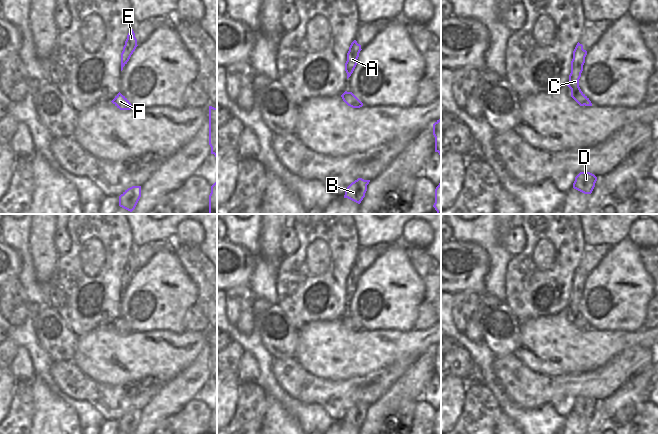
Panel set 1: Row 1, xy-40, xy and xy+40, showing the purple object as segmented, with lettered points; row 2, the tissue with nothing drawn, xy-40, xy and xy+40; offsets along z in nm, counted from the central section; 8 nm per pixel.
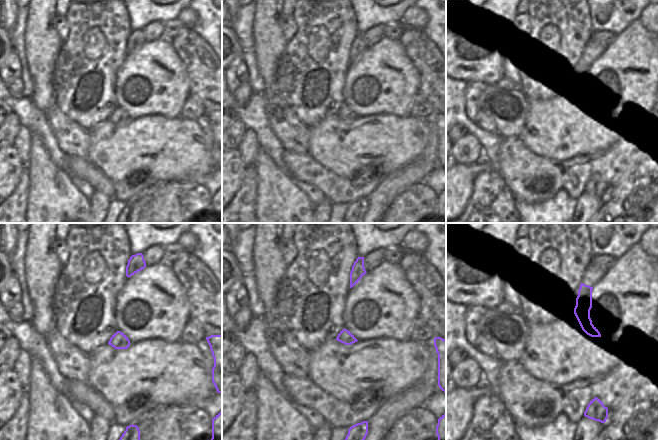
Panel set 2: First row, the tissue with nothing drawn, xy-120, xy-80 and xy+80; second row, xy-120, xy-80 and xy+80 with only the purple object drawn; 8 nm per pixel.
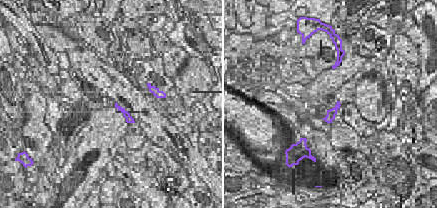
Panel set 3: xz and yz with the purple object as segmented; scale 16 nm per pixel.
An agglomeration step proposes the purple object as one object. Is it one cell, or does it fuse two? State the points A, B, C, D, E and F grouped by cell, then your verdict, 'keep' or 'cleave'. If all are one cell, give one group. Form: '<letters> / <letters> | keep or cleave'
A B C D E / F | cleave

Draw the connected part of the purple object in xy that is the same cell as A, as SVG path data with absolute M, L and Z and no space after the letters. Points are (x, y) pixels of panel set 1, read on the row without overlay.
M354 264L349 271L349 275L347 277L347 285L345 287L347 303L351 300L357 289L357 283L361 274L361 269L358 268L356 264Z

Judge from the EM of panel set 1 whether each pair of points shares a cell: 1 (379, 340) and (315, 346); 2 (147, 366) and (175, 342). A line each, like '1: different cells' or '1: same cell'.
1: same cell
2: same cell

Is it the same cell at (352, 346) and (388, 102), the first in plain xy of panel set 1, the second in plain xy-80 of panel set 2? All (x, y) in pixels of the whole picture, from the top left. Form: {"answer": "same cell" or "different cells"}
{"answer": "different cells"}

